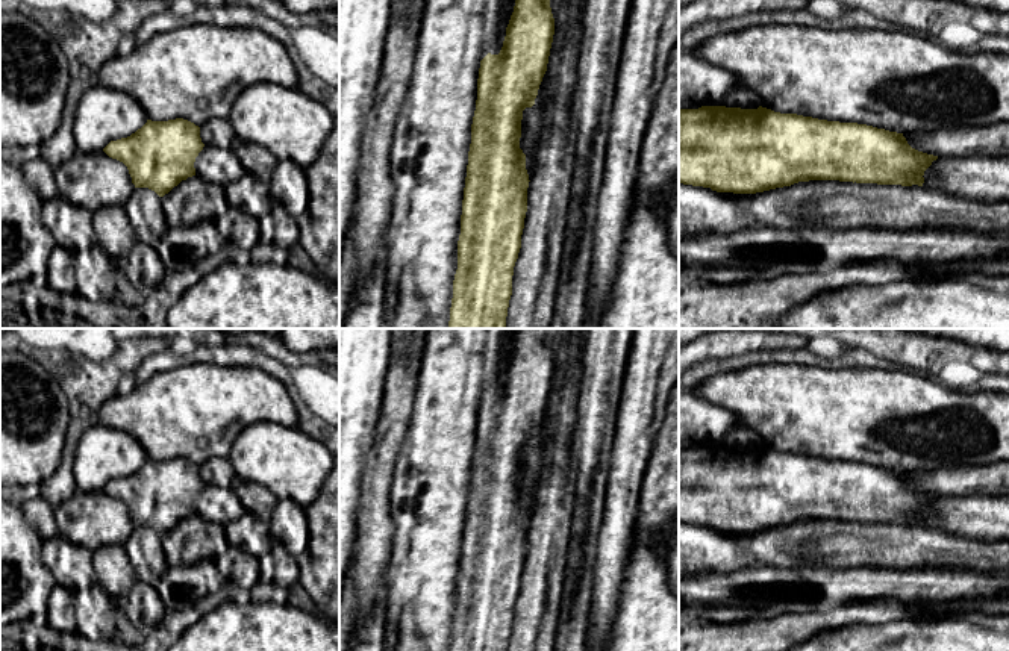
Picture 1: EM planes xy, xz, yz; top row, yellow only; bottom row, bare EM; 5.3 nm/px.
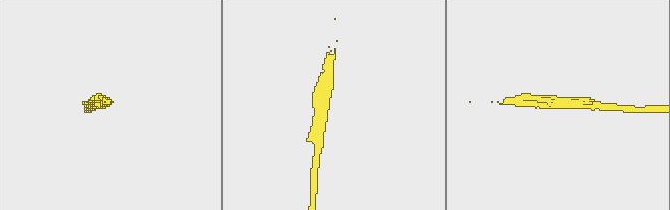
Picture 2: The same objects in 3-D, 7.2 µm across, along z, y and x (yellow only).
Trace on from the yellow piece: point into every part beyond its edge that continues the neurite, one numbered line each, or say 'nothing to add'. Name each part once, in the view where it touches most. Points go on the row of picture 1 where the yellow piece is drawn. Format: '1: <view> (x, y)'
nothing to add

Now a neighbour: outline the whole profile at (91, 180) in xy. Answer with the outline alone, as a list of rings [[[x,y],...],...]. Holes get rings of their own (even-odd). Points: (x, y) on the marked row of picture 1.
[[[77,151],[55,168],[55,180],[59,198],[91,212],[124,206],[135,189],[127,167],[105,151]]]

